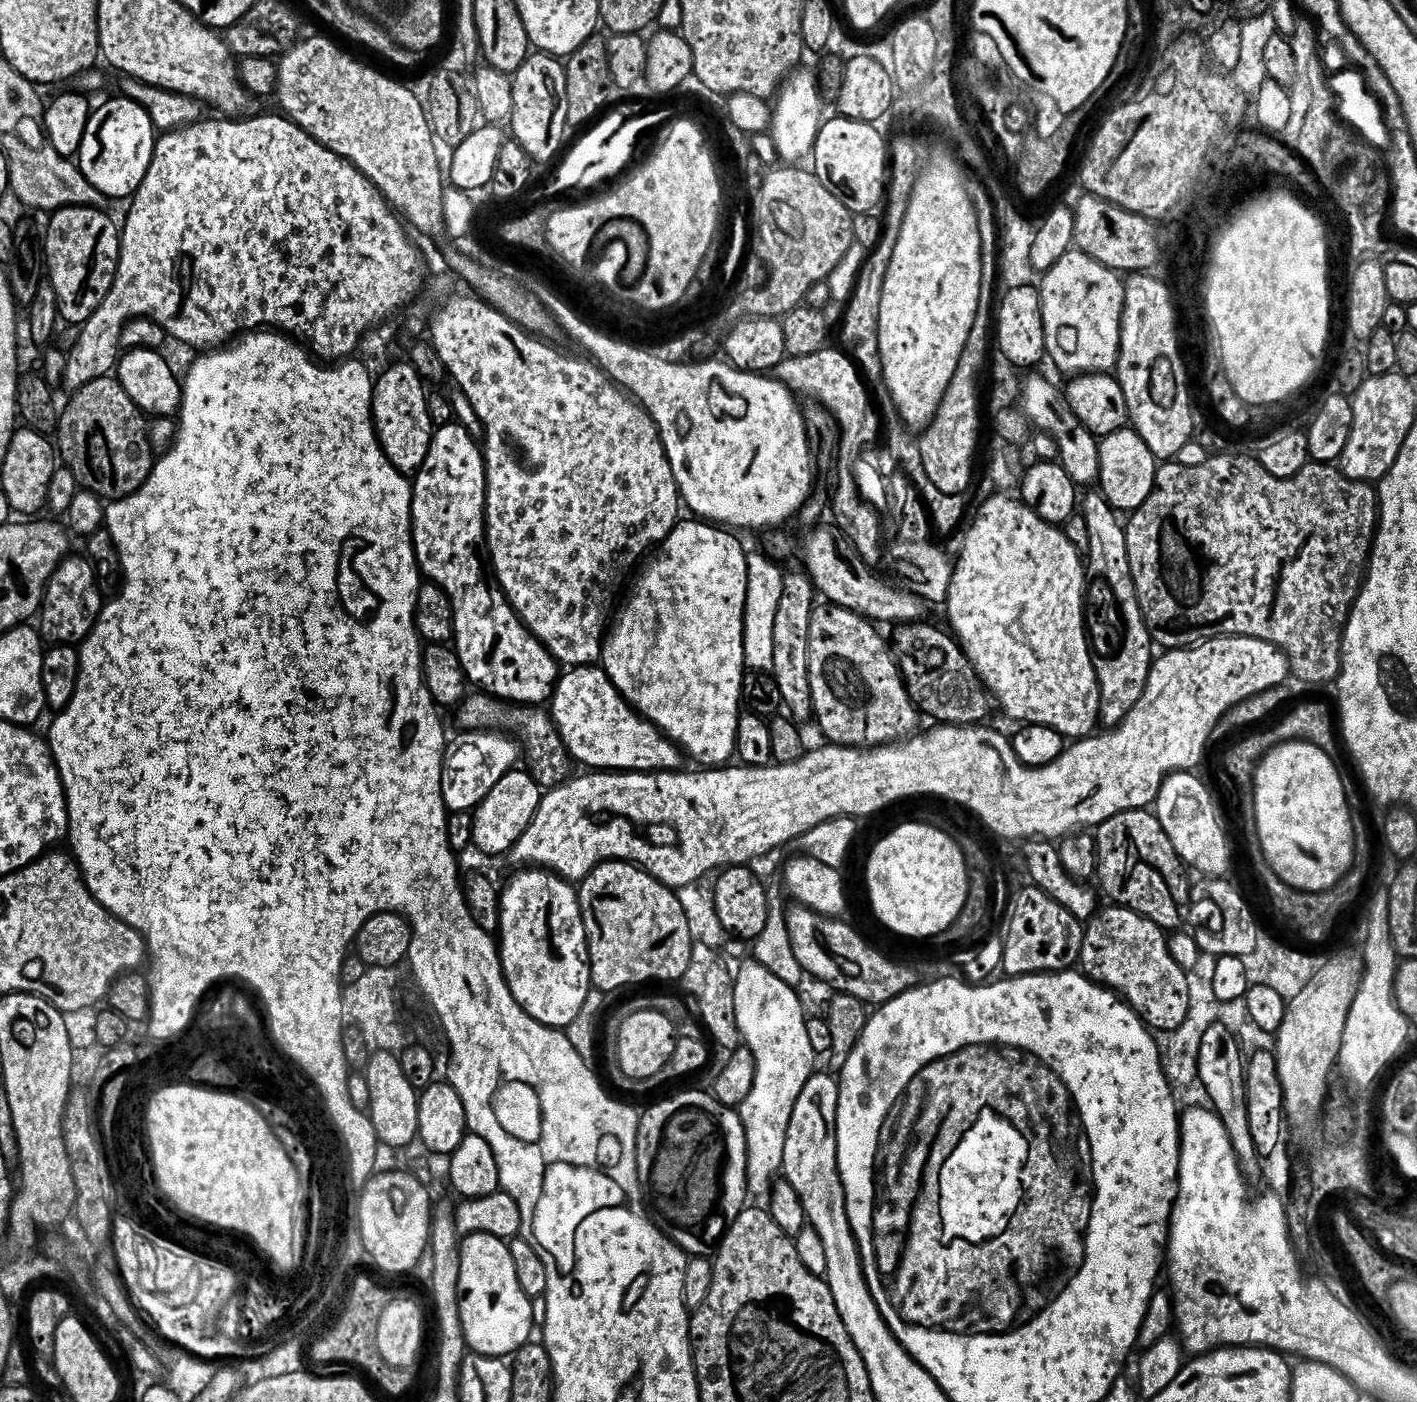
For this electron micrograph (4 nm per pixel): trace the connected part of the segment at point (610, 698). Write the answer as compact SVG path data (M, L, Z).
M576 666L565 671L552 693L550 715L568 747L569 757L589 764L589 769L658 773L681 767L681 749L620 695L603 667Z

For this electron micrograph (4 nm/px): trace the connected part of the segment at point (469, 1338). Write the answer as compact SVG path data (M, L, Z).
M473 1232L463 1237L460 1246L460 1314L465 1342L477 1356L511 1357L518 1349L533 1339L532 1304L533 1297L518 1286L518 1270L514 1270L512 1249L507 1243L490 1234Z

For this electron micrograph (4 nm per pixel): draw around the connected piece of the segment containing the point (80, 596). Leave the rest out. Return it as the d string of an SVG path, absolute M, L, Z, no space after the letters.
M65 558L50 578L44 592L44 602L38 613L38 631L49 645L79 646L92 632L96 619L100 617L102 599L96 585L96 572L88 560Z

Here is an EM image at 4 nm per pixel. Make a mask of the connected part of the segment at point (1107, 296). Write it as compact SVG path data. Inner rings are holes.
M1067 252L1038 284L1044 350L1068 374L1108 374L1120 357L1120 323L1124 317L1125 281L1085 252Z

